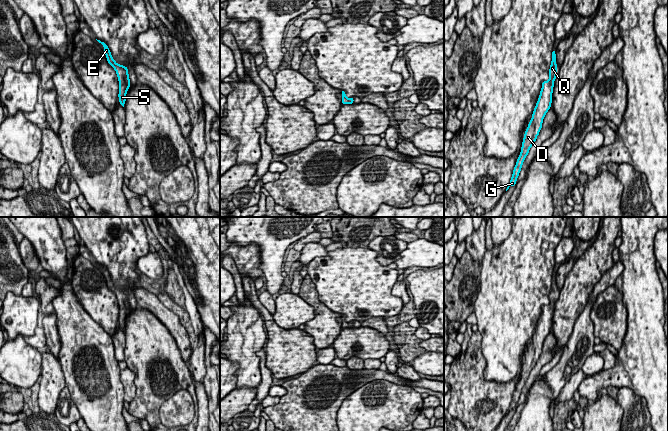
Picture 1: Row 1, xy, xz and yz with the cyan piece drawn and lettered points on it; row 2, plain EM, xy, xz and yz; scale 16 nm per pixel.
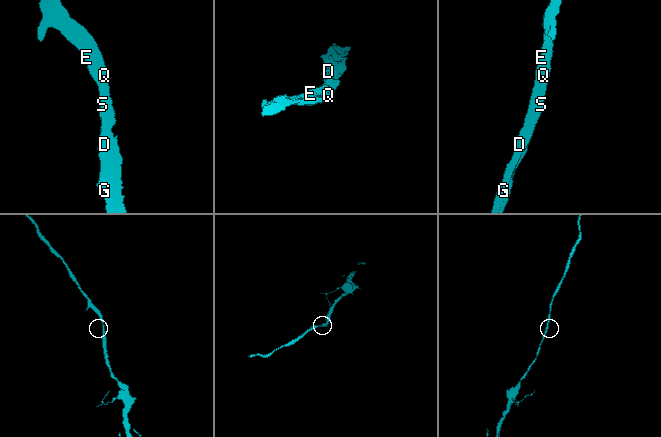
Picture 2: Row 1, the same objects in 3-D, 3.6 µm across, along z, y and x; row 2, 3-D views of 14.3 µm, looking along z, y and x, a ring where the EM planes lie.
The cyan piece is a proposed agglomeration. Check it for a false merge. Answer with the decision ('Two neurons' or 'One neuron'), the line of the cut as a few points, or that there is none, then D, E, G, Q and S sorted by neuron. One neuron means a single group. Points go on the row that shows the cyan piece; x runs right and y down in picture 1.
One neuron. No split. Groups: D E G Q S

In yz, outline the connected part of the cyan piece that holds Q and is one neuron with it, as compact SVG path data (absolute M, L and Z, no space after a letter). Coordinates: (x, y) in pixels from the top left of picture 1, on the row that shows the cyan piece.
M553 51L551 66L549 69L549 80L542 82L542 89L540 91L538 101L534 108L532 119L528 124L528 128L525 130L525 135L521 147L521 153L517 159L509 186L507 187L506 191L509 189L510 186L515 186L516 180L522 168L522 164L526 156L528 155L531 146L535 143L536 138L539 135L539 132L542 128L544 116L551 107L554 80L557 76L557 70L558 69L556 64L556 53L555 51Z

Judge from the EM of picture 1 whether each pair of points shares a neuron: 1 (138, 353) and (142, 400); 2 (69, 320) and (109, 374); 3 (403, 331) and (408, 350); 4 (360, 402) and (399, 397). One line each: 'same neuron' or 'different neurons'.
1: same neuron
2: same neuron
3: same neuron
4: same neuron

